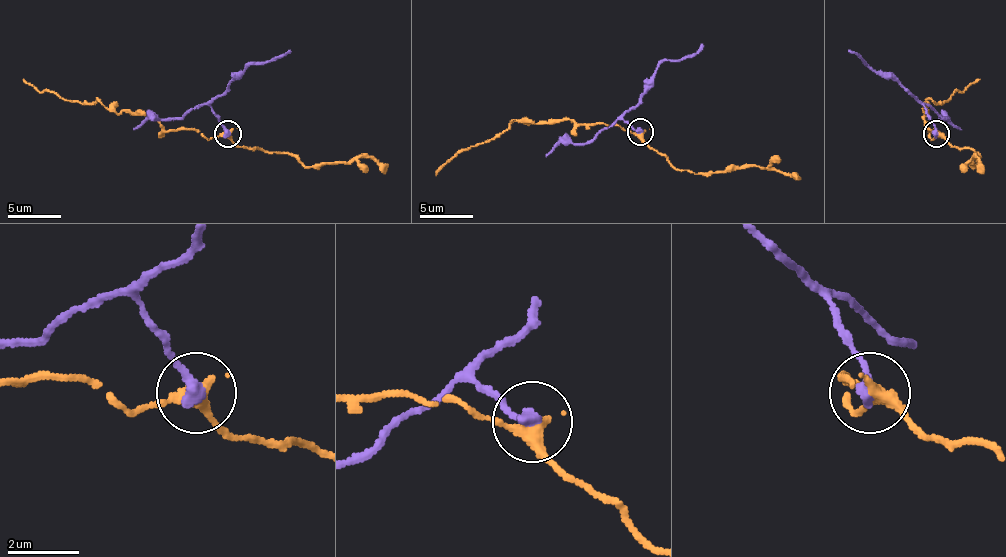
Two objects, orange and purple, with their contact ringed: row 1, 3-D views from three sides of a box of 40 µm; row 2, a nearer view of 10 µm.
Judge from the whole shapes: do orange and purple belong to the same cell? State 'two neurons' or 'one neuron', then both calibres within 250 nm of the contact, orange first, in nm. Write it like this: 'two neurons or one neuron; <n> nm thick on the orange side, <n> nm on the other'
two neurons; 360 nm thick on the orange side, 400 nm on the other

